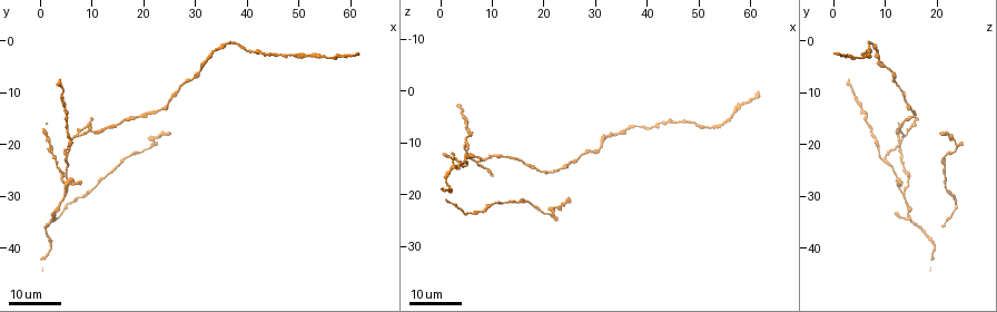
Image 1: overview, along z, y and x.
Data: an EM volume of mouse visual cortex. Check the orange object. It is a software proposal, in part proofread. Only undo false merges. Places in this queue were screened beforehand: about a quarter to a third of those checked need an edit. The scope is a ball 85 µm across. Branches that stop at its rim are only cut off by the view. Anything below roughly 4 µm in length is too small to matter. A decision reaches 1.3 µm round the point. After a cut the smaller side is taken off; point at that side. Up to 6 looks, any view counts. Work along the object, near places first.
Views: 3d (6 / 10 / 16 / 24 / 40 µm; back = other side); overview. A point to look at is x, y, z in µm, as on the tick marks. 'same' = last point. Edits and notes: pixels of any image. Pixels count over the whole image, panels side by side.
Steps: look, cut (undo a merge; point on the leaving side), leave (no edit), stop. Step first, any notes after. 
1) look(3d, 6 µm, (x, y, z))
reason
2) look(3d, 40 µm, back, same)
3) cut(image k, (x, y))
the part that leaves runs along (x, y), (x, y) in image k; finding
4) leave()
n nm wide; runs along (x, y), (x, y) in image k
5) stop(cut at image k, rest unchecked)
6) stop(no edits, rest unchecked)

look(3d, 16 µm, (12.5, 26.5, 22.0))
a narrow waist

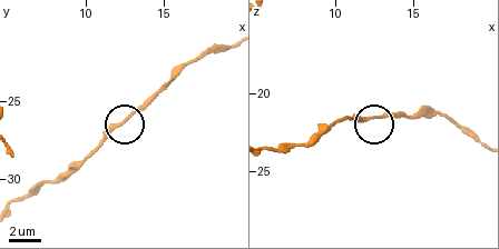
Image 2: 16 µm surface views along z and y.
look(3d, 10 µm, (12.4, 26.4, 21.6))
zoom in

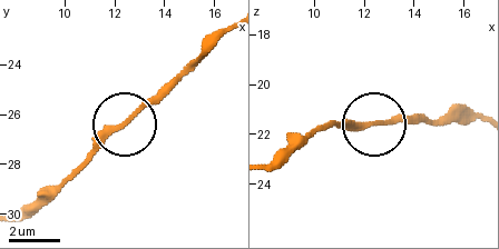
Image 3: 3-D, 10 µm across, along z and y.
leave()
one neuron here

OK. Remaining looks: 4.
look(3d, 24 µm, (5.0, 29.5, 13.0))
three arms meet

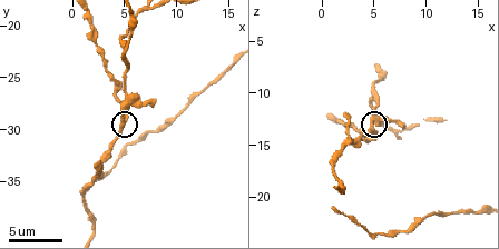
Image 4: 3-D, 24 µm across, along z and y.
look(3d, 6 µm, (5.0, 29.6, 13.4))

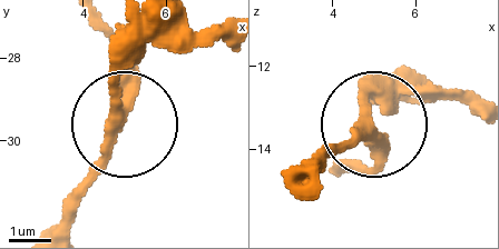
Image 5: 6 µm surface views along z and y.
leave()
side arm 16 µm; continuous, no second neuron

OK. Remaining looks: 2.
look(3d, 6 µm, (4.8, 23.0, 9.8))

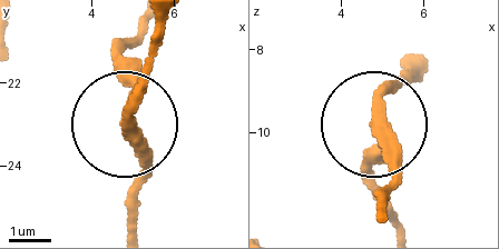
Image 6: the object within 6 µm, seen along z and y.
leave()
3 arms; one neuron here

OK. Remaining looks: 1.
stop(no edits, rest unchecked)

